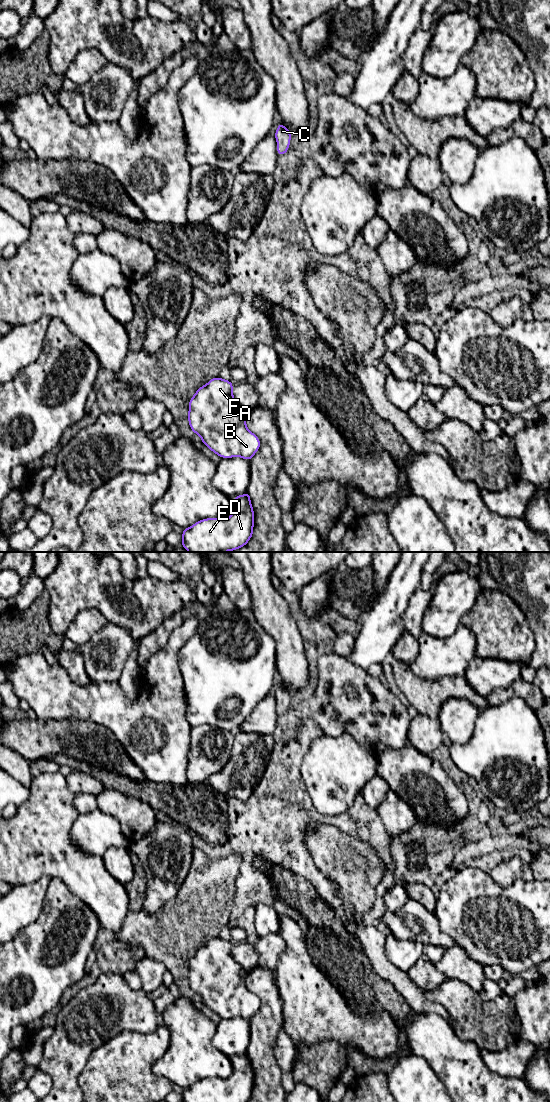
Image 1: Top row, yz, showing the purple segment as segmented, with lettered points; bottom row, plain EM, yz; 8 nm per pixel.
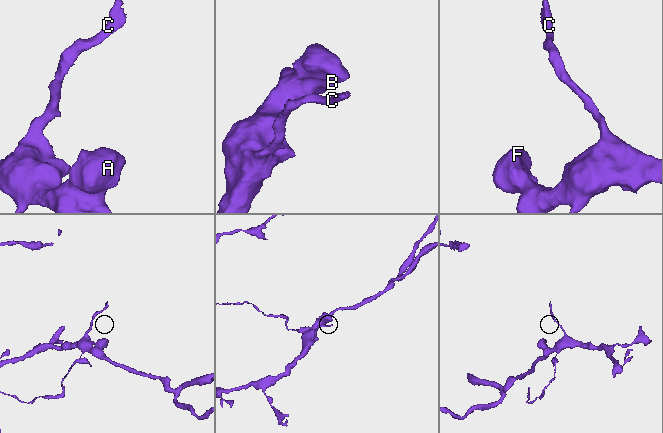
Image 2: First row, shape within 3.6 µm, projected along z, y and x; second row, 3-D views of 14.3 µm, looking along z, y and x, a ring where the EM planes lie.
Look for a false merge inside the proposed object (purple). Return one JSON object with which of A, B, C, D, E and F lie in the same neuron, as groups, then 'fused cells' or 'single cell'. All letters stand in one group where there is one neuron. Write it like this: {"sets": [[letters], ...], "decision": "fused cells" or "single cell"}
{"sets": [["A", "B", "C", "D", "E", "F"]], "decision": "single cell"}

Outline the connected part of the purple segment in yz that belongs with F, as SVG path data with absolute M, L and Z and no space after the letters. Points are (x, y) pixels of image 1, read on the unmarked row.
M220 937L212 938L197 949L189 961L188 981L212 1012L221 1018L241 1017L250 1021L260 1008L260 1000L246 986L247 971L234 959L233 943Z

